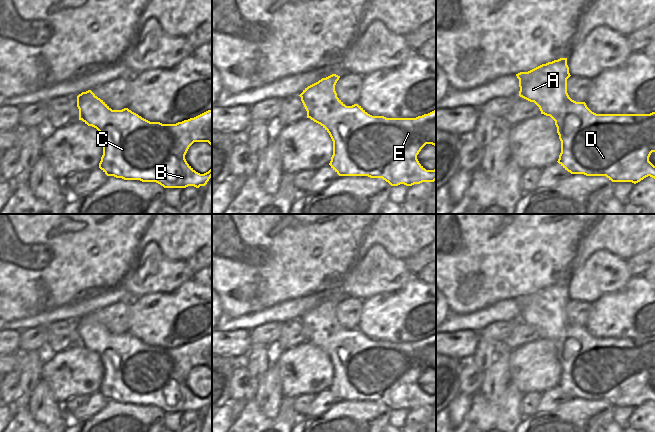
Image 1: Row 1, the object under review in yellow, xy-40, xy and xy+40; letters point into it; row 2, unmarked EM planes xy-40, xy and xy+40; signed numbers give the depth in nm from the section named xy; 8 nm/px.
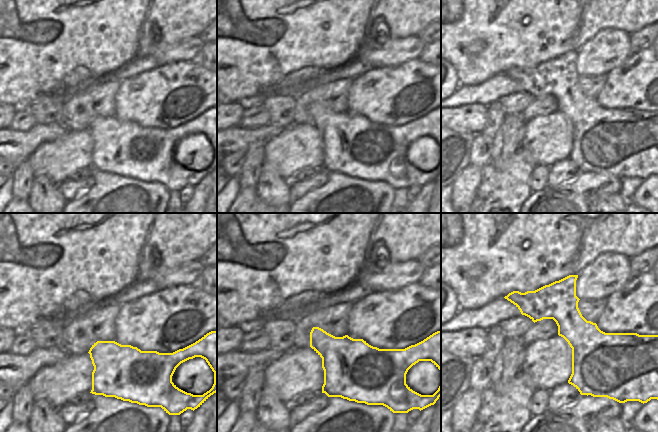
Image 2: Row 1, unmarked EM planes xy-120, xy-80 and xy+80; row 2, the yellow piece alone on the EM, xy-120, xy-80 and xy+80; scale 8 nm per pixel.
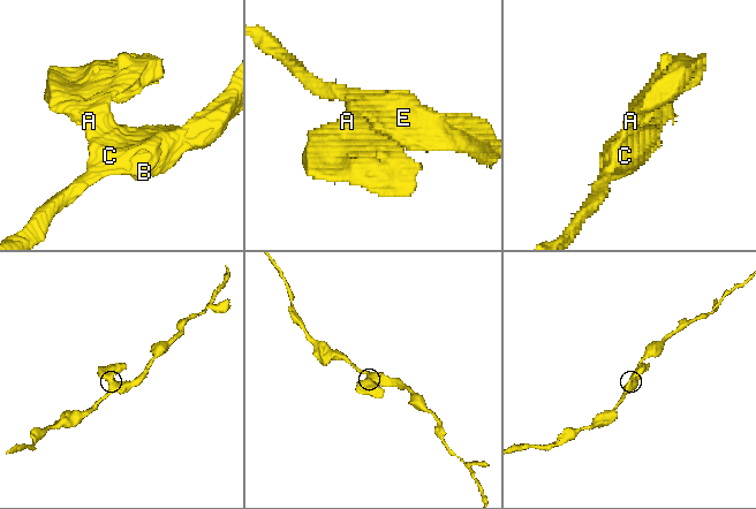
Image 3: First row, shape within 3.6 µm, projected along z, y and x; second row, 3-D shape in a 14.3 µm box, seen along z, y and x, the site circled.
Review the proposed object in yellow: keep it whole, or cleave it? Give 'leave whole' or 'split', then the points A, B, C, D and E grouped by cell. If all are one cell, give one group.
leave whole; groups A B C D E

